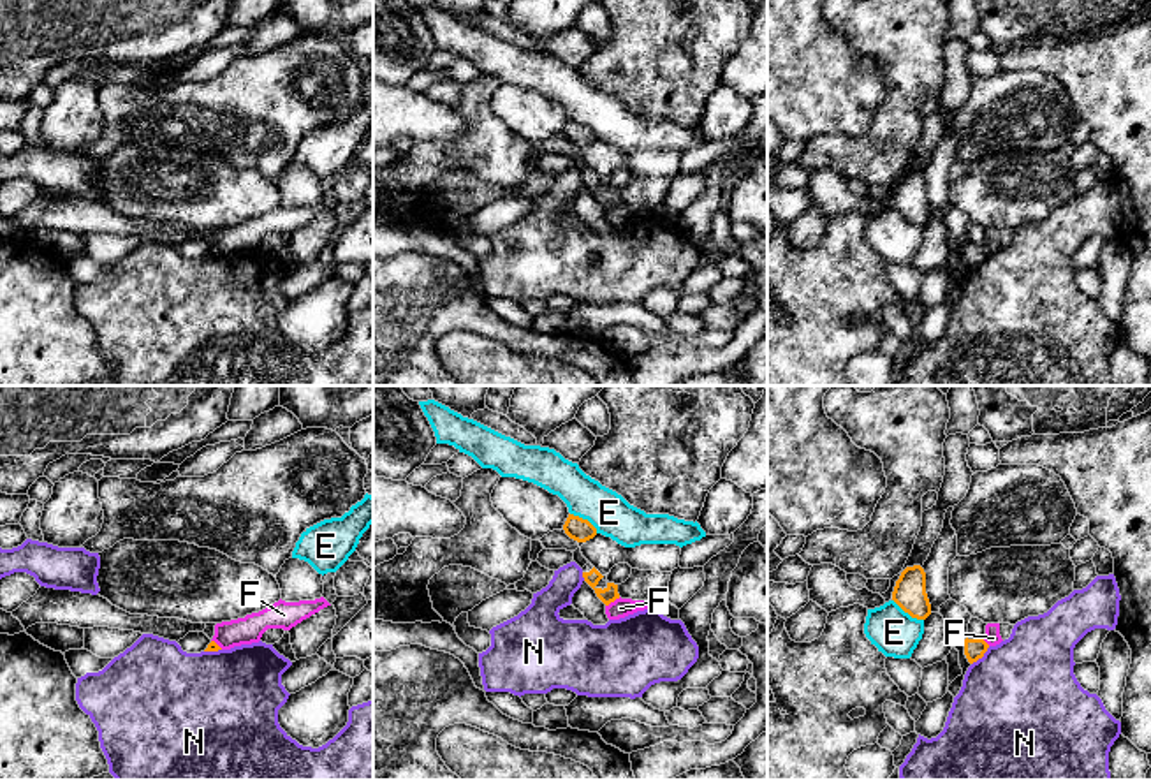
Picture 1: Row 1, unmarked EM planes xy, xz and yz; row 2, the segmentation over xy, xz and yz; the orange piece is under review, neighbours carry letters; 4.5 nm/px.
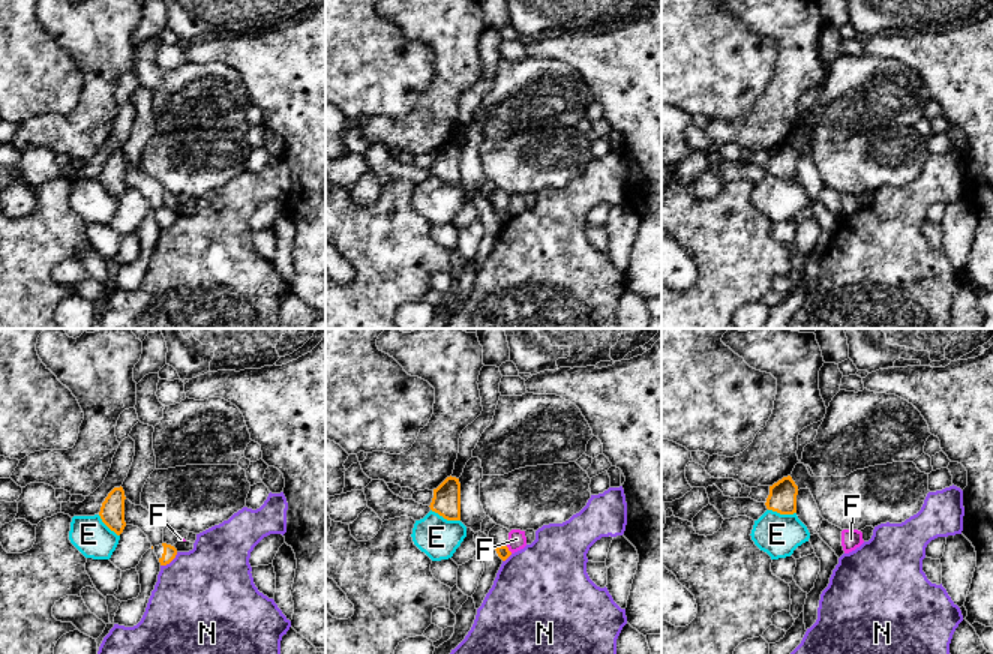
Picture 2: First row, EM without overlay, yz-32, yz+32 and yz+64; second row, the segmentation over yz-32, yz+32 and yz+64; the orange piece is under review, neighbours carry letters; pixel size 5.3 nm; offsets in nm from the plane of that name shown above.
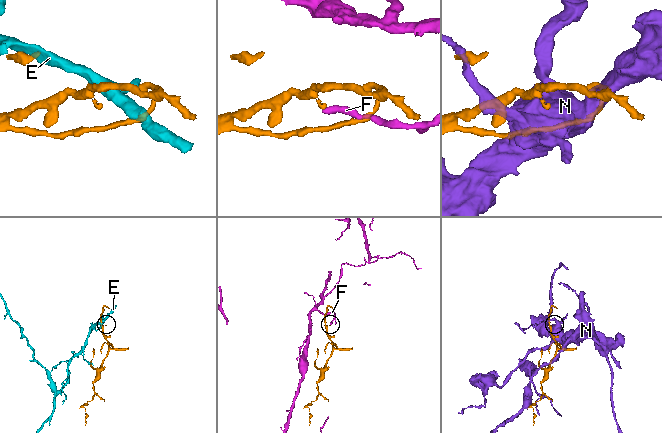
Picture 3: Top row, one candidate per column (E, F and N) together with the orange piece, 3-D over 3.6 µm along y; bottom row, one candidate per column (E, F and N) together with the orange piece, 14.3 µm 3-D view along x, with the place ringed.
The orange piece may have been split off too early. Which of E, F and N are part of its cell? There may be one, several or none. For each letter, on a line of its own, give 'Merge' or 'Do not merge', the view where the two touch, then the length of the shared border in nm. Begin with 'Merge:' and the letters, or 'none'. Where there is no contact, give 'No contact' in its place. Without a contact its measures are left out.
Merge: none
E: Do not merge. Touches orange in yz. Shared border 170 nm
F: Do not merge. Touches orange in xz. Shared border 80 nm
N: Do not merge. Touches orange in yz. Shared border 120 nm

